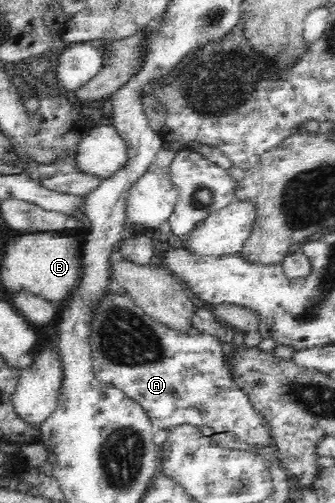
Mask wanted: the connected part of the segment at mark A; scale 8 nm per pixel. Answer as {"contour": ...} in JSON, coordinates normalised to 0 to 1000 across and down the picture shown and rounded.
{"contour":[[[328,557],[307,573],[272,610],[266,650],[266,688],[272,690],[278,744],[319,765],[370,775],[388,791],[412,799],[454,835],[463,857],[507,855],[513,849],[567,843],[585,849],[615,845],[648,861],[734,861],[734,881],[800,893],[812,889],[818,861],[806,833],[761,807],[734,775],[710,769],[669,726],[669,694],[630,666],[600,660],[567,646],[516,652],[436,624],[382,584],[352,586],[331,575]]]}

